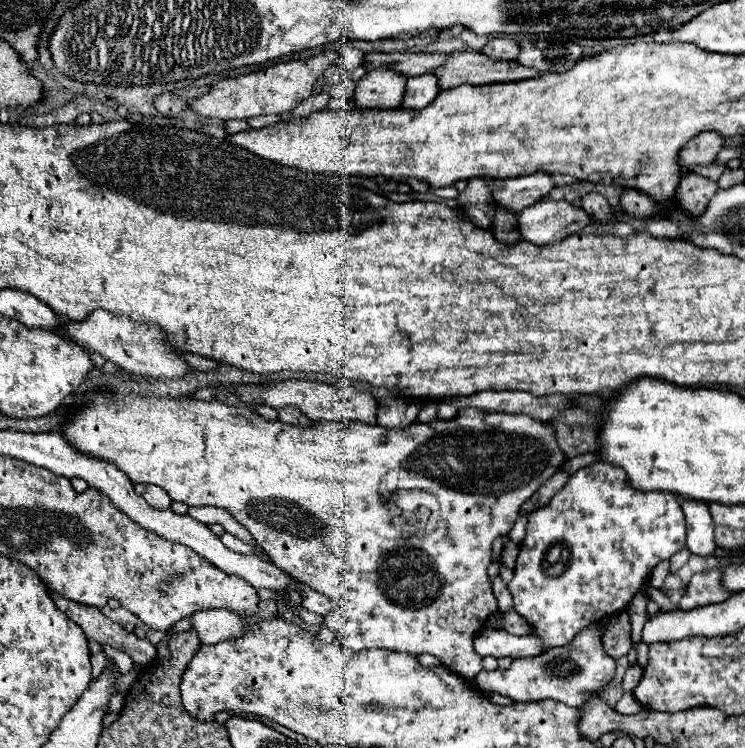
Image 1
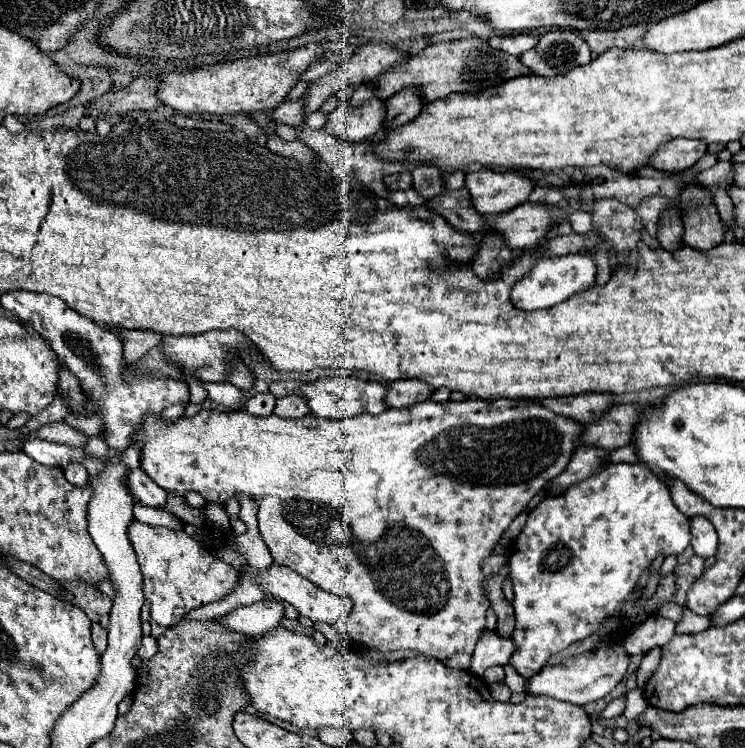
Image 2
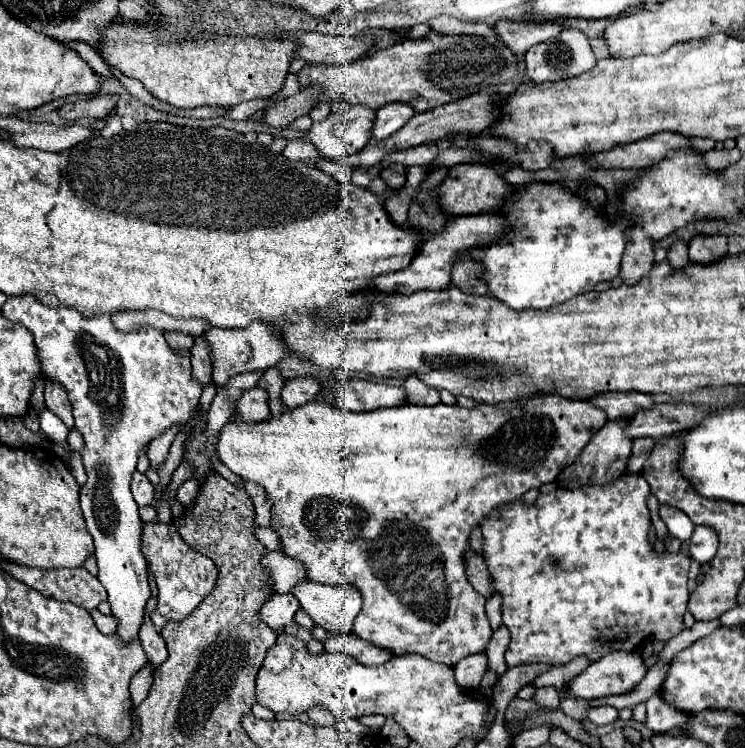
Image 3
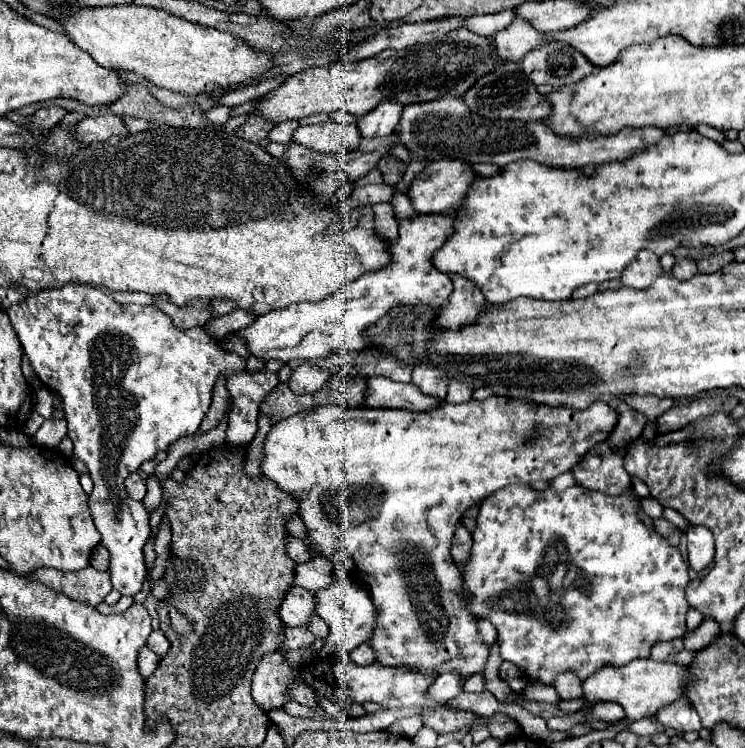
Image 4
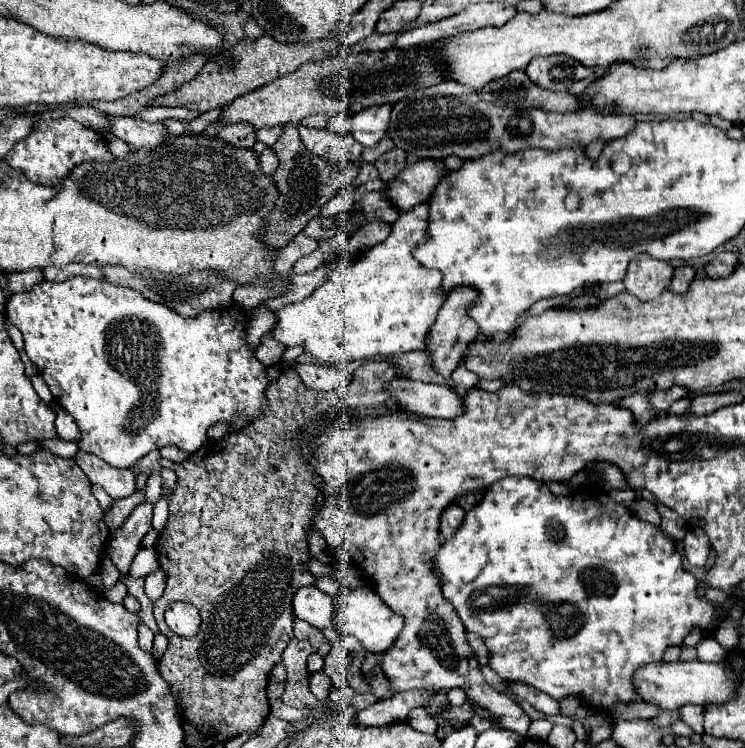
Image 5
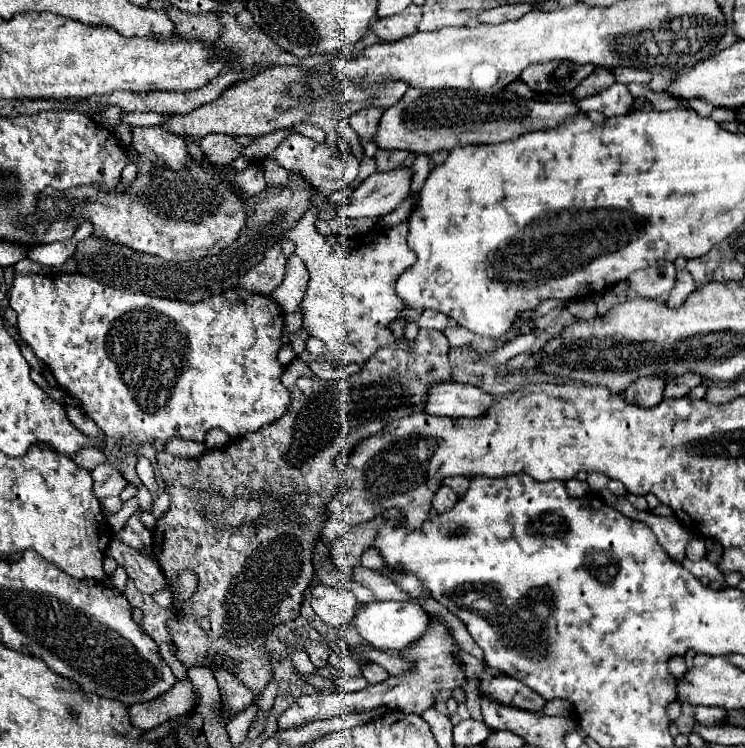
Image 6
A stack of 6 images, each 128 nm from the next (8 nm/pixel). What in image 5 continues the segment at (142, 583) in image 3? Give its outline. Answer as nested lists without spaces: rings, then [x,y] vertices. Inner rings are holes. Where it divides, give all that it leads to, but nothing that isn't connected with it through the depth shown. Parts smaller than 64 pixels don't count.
[[[76,276],[76,278],[70,278],[66,282],[60,282],[60,284],[42,280],[32,290],[28,290],[24,294],[10,296],[8,302],[6,302],[4,314],[10,320],[10,324],[16,326],[22,332],[24,350],[26,350],[28,358],[34,362],[34,366],[38,368],[38,374],[48,384],[54,400],[74,418],[74,422],[76,422],[76,426],[80,430],[80,440],[78,440],[80,452],[94,454],[94,456],[98,456],[100,460],[108,462],[114,468],[130,468],[142,456],[146,456],[148,452],[160,450],[164,446],[178,446],[178,448],[186,450],[188,454],[192,454],[208,440],[206,430],[212,424],[216,424],[220,420],[230,424],[236,418],[236,414],[244,414],[248,420],[254,420],[266,406],[266,396],[264,396],[264,390],[268,386],[266,368],[256,360],[254,350],[250,350],[248,344],[244,342],[246,316],[238,306],[232,306],[232,308],[226,308],[226,310],[202,312],[200,316],[196,316],[192,320],[184,320],[182,316],[178,316],[176,312],[166,308],[164,304],[156,304],[152,300],[146,300],[144,296],[140,296],[140,292],[136,292],[132,288],[114,286],[114,284],[108,284],[108,282],[102,282],[102,280]],[[142,547],[132,560],[128,576],[130,578],[146,578],[156,568],[158,568],[158,556],[156,556],[155,549]]]

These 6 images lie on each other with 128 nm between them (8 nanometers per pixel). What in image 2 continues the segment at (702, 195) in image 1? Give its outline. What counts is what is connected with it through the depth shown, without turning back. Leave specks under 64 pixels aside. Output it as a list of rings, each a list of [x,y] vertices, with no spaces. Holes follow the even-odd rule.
[[[688,184],[680,192],[684,242],[698,250],[708,250],[724,242],[724,230],[714,208],[714,200],[708,188],[700,184]]]

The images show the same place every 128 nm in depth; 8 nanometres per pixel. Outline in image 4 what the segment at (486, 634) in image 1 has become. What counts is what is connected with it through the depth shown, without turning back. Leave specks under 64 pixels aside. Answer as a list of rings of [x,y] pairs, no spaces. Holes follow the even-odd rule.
[[[444,672],[432,684],[432,698],[436,702],[446,702],[446,700],[462,694],[462,686],[464,686],[462,676],[458,676],[456,672]]]

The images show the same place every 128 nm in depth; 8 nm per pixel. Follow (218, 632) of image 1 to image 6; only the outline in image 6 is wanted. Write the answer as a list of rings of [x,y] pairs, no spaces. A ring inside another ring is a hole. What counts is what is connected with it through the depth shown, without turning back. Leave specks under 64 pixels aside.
[[[314,586],[310,606],[326,626],[336,628],[348,624],[360,604],[352,592],[340,590],[336,586]]]

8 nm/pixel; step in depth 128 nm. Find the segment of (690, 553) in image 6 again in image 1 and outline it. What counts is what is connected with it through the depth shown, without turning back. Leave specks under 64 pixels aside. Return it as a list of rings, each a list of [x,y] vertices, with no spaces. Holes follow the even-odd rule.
[[[682,502],[686,516],[686,548],[692,554],[708,556],[714,552],[714,520],[706,502]]]

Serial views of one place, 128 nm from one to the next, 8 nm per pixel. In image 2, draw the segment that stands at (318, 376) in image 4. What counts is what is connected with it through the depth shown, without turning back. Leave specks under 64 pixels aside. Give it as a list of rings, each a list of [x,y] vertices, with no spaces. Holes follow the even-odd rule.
[[[296,394],[276,400],[276,408],[274,408],[274,414],[280,418],[304,418],[308,412],[310,412],[310,408],[308,408],[306,400]]]

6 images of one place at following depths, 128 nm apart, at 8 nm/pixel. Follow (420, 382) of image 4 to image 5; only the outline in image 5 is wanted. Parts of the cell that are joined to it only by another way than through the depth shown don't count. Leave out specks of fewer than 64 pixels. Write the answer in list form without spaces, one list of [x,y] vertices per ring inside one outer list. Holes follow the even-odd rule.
[[[464,286],[452,288],[452,292],[448,294],[444,306],[438,312],[436,322],[432,324],[432,328],[430,328],[428,336],[426,336],[426,348],[424,348],[424,352],[432,360],[432,368],[440,376],[444,376],[444,378],[450,378],[450,374],[454,372],[454,368],[460,364],[460,360],[464,356],[464,348],[468,346],[468,342],[476,340],[478,334],[480,334],[478,324],[468,316],[468,308],[474,302],[476,302],[476,290],[464,288]]]

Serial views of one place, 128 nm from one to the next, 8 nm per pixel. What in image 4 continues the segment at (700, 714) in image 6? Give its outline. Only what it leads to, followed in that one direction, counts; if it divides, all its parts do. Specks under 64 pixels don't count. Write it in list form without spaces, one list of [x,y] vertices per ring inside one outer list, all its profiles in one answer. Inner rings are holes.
[[[684,698],[676,700],[674,704],[662,706],[660,712],[656,712],[656,720],[666,728],[674,728],[674,730],[682,730],[682,732],[702,728],[696,710],[692,706],[688,706],[688,702]]]

